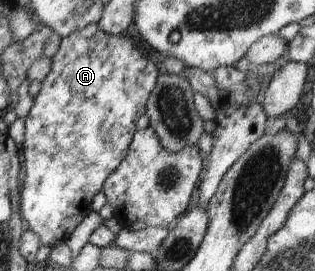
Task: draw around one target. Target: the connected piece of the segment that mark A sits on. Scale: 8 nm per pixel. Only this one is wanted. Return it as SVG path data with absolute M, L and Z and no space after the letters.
M91 24L83 29L73 32L66 38L62 39L60 48L52 57L53 63L51 71L47 77L41 82L39 95L33 96L33 105L26 117L24 143L21 150L21 159L23 161L22 175L25 177L23 186L20 190L20 216L24 219L26 229L31 230L36 236L39 236L42 245L53 247L60 242L66 241L75 231L75 227L91 213L91 202L96 193L102 191L104 181L117 169L117 166L123 161L127 155L129 144L132 142L134 131L136 130L136 121L139 116L146 113L146 103L149 99L151 91L155 87L158 71L155 63L147 57L143 57L139 50L132 43L131 39L121 35L112 36L106 34L98 24Z

